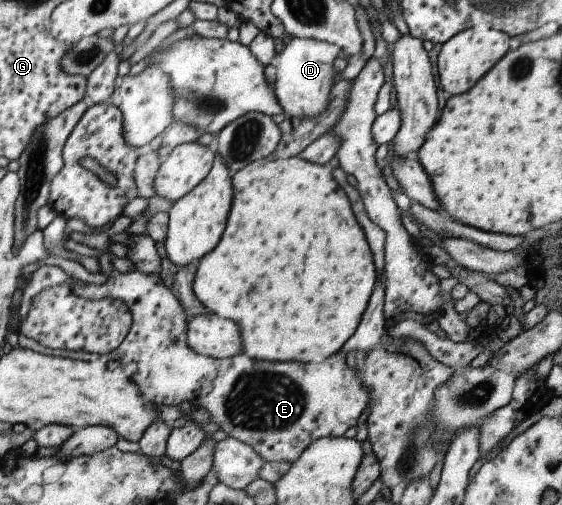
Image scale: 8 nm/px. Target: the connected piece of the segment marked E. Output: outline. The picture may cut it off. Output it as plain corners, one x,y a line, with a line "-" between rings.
43,264
31,273
31,277
26,283
24,291
22,291
17,320
26,317
28,309
30,309
30,303
32,303
32,297
36,297
40,291
44,291
48,287
54,287
54,285
66,285
66,287
70,287
70,291
74,293
74,296
90,300
109,297
121,301
124,307
128,307
131,315
127,335
124,336
124,339
114,351
103,357
85,352
53,351
24,337
23,333
17,332
20,348
29,349
47,356
60,356
91,362
101,368
114,368
116,371
121,372
131,384
136,383
136,387
140,389
140,395
144,397
146,404
177,406
182,401
184,403
191,402
194,409
199,407
204,409
208,413
210,421
216,423
226,435
250,445
266,462
286,461
291,464
296,461
296,458
312,441
322,437
340,437
346,429
356,426
358,415
368,406
370,393
362,385
362,381
358,383
358,377
344,363
345,356
342,349
338,349
334,353
334,357
330,357
328,361
320,361
318,365
260,361
260,359
250,357
250,351
248,351
248,355
241,352
226,359
198,355
186,345
187,320
180,302
159,282
159,277
156,277
156,275
142,275
138,270
130,271
130,273
119,273
113,268
106,281
101,285
97,285
80,280
74,281
62,269

